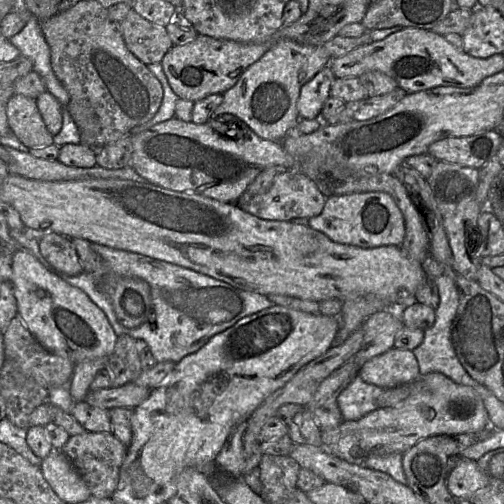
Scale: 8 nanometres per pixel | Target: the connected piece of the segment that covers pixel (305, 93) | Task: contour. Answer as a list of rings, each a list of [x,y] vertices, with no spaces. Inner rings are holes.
[[[328,65],[301,87],[297,101],[300,119],[314,119],[319,116],[325,101],[330,98],[331,85],[335,78]]]

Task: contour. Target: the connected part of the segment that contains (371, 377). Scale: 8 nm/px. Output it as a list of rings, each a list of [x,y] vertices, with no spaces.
[[[391,348],[362,365],[357,373],[365,382],[391,388],[419,378],[419,366],[412,350]]]

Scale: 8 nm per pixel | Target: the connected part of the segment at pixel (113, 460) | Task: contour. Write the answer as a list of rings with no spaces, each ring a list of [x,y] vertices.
[[[89,432],[70,435],[60,449],[81,475],[93,496],[110,498],[119,481],[119,471],[127,452],[124,445],[112,432]]]

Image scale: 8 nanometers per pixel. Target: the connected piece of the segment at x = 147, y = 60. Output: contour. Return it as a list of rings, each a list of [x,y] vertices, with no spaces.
[[[133,8],[121,28],[127,48],[146,65],[160,63],[174,46],[165,26],[145,19]]]

